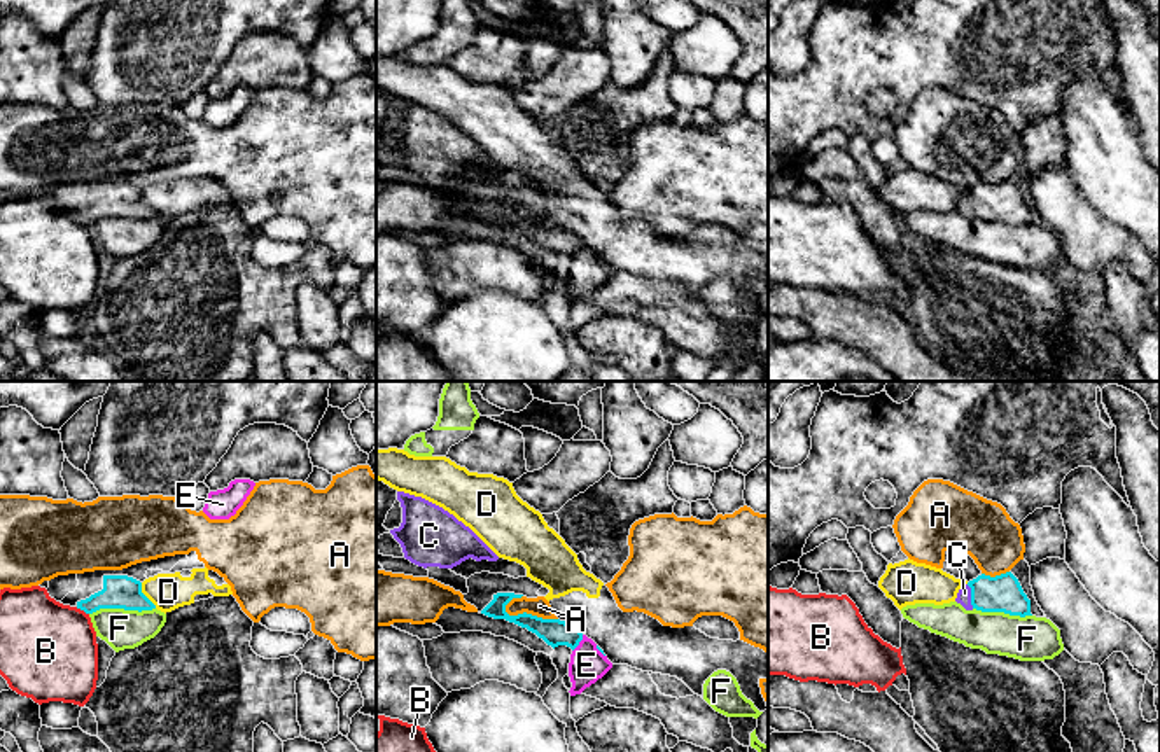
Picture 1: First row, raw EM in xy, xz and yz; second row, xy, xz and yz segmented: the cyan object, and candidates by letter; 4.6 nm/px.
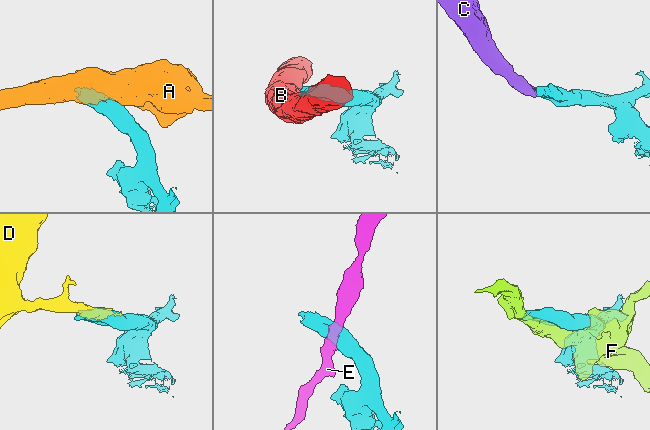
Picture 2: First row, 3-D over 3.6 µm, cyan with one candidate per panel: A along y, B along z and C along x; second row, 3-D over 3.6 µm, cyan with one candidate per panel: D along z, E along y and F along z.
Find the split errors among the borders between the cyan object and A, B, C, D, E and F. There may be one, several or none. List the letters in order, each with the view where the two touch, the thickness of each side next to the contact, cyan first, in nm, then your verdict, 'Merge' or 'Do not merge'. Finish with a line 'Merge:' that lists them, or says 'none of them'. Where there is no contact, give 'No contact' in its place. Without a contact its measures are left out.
A: Touches cyan in xz. Thickness 120 nm (cyan) against 90 nm. Do not merge
B: Touches cyan in xy. Thickness 160 nm (cyan) against 440 nm. Do not merge
C: Touches cyan in yz. Thickness 180 nm (cyan) against 60 nm. Merge
D: Touches cyan in xy. Thickness 160 nm (cyan) against 170 nm. Do not merge
E: Touches cyan in xz. Thickness 120 nm (cyan) against 160 nm. Do not merge
F: Touches cyan in xy. Thickness 160 nm (cyan) against 180 nm. Do not merge
Merge: C

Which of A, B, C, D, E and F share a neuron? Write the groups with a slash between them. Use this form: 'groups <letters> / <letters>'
groups A / B / C / D / E / F

